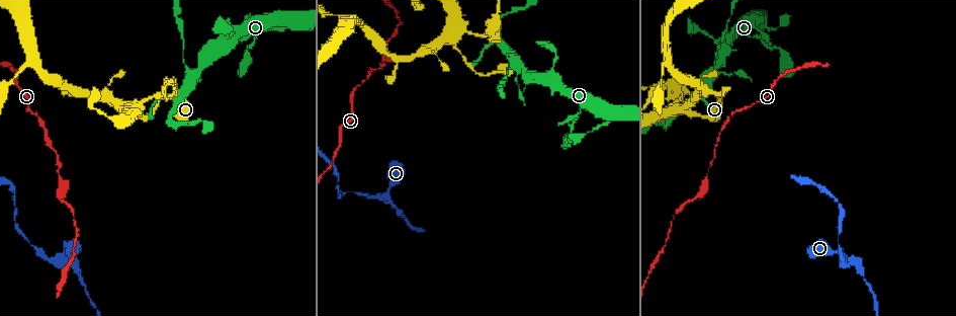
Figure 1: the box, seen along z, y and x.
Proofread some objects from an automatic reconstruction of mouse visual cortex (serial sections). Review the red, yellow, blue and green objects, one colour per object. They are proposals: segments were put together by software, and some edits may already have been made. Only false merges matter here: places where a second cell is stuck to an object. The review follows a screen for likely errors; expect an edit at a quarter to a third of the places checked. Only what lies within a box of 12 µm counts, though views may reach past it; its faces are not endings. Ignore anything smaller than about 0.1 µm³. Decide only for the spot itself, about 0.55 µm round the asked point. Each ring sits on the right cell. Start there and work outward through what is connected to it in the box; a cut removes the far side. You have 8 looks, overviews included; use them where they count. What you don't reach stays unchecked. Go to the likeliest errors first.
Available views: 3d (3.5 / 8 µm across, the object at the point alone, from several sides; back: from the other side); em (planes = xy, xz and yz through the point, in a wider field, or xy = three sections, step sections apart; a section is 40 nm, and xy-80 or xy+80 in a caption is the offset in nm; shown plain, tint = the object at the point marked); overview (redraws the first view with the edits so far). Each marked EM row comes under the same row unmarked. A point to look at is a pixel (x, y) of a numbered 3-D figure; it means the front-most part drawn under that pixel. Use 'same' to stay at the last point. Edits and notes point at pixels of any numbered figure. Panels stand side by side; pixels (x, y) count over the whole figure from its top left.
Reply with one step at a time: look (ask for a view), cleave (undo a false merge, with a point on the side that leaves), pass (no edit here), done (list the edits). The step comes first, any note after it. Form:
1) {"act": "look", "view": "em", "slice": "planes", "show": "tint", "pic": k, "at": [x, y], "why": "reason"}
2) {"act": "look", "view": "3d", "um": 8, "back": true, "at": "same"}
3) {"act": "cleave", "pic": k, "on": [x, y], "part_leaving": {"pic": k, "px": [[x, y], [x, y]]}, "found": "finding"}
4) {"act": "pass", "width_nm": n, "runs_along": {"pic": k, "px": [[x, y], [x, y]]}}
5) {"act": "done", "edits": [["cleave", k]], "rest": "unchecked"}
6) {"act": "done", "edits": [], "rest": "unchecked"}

{"act": "look", "view": "3d", "um": 3.5, "pic": 1, "at": [680, 90], "why": "thin neck"}

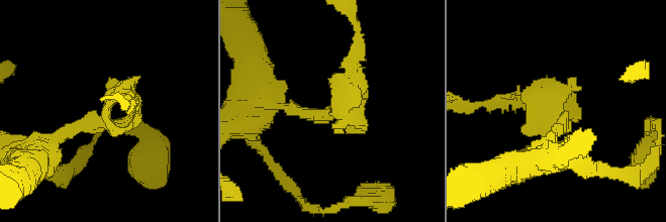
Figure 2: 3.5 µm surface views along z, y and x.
{"act": "pass", "runs_along": {"pic": 2, "px": [[284, 107], [324, 117], [355, 91], [355, 54]]}, "found": "one cell here"}

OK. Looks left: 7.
{"act": "look", "view": "3d", "um": 3.5, "pic": 1, "at": [64, 257], "why": "a narrow waist"}

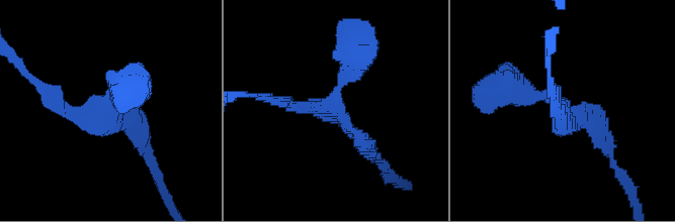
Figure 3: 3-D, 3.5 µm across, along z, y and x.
{"act": "look", "view": "em", "slice": "xy", "step": 2, "show": "tint", "pic": 3, "at": [104, 107], "arms": 3, "arm_widths_nm": [200, 250, 400], "why": "now the EM"}

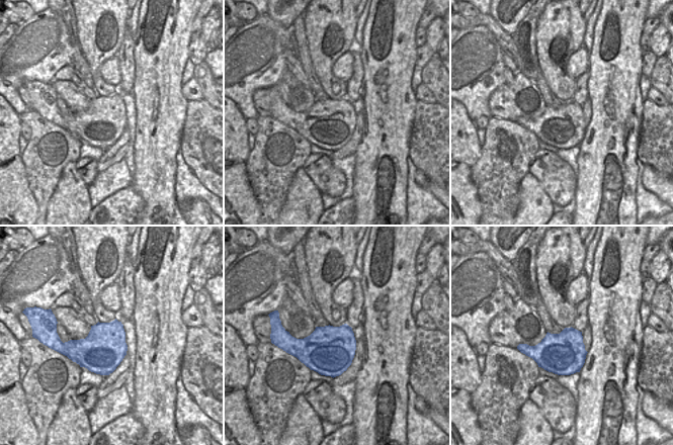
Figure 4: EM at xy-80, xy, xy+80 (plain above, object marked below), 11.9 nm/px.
{"act": "pass", "runs_along": {"pic": 3, "px": [[355, 56], [331, 107], [271, 99]]}, "found": "continuous, no second cell"}

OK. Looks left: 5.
{"act": "look", "view": "em", "slice": "xy", "step": 3, "show": "tint", "pic": 1, "at": [666, 62], "why": "three arms meet"}

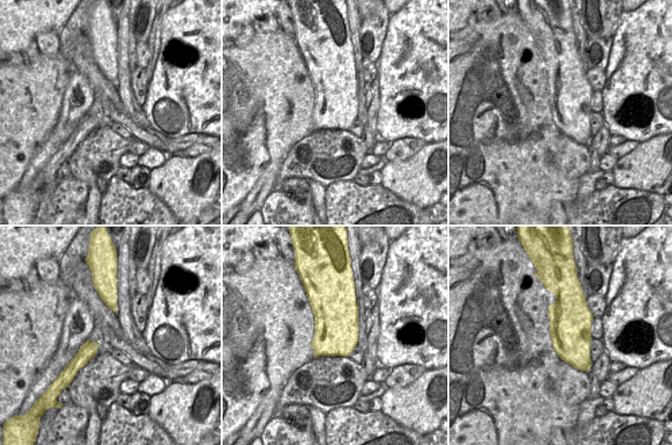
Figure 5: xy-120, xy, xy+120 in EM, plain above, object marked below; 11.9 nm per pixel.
{"act": "look", "view": "3d", "um": 3.5, "at": "same"}

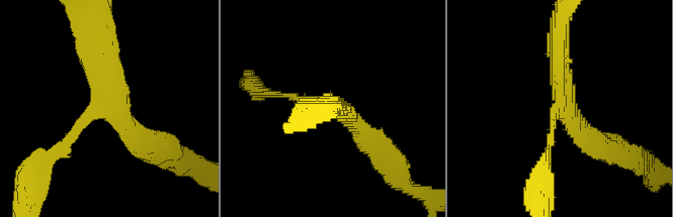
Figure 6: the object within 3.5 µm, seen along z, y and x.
{"act": "pass", "found": "all the same cell"}

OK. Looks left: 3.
{"act": "done", "edits": [], "rest": "unchecked"}

